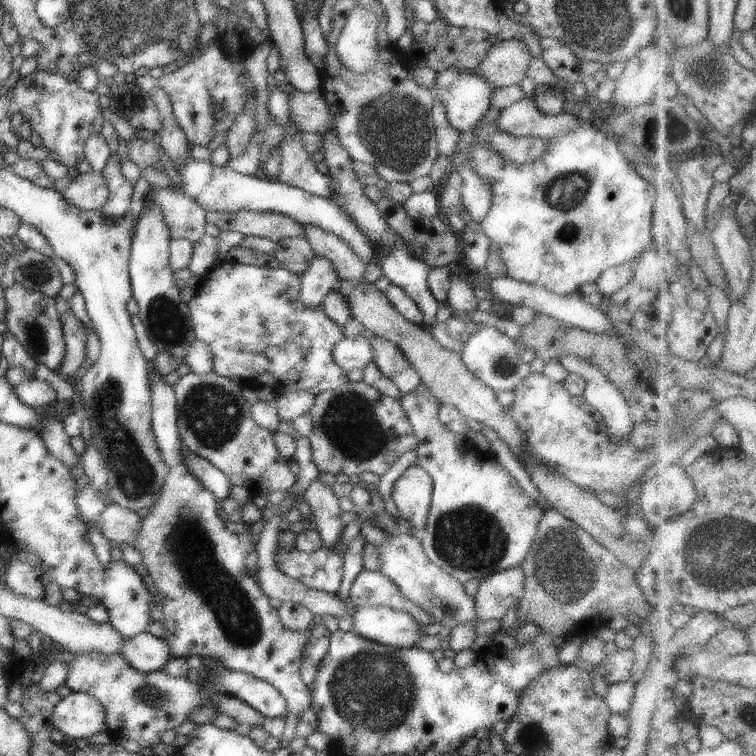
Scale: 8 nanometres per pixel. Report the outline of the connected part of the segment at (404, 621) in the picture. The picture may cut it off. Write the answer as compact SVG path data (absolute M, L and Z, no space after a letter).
M355 607L352 617L354 632L372 642L396 648L416 648L422 638L420 623L398 609Z

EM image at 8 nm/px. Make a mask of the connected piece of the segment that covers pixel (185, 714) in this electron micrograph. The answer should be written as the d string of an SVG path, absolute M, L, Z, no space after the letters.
M90 653L77 655L71 661L65 685L71 691L92 695L106 711L108 730L120 737L132 738L141 747L160 743L160 736L166 730L176 731L176 728L187 722L196 708L214 706L218 713L227 714L242 724L260 727L280 739L283 734L285 717L267 717L254 710L235 696L209 692L208 687L189 681L187 677L174 677L166 671L143 673L132 668L129 662L120 654L103 655Z

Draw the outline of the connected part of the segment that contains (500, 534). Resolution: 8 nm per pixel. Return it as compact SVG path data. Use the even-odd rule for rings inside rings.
M420 384L416 390L402 395L400 402L419 442L415 448L418 466L433 480L431 507L420 537L429 561L462 584L472 578L481 581L493 572L518 567L530 550L545 510L526 495L516 479L496 461L496 457L491 453L475 450L463 435L442 426L442 422L438 420L440 402L424 385Z

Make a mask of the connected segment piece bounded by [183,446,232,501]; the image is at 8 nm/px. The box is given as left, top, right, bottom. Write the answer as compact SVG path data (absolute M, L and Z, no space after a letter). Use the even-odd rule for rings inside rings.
M184 446L184 452L186 455L183 456L185 459L185 465L187 470L194 475L213 495L216 495L218 500L223 500L230 495L230 484L228 476L221 470L218 470L211 462L208 462L205 458L198 456L190 452L190 449Z

